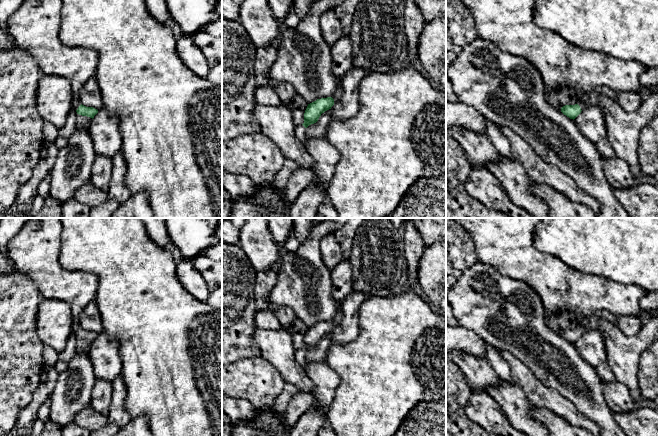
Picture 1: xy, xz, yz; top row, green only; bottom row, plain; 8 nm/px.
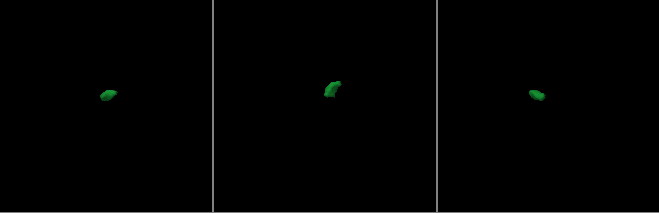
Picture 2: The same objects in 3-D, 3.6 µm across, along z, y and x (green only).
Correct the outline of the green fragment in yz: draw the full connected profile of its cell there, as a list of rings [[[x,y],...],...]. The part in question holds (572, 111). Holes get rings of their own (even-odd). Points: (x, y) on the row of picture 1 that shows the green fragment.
[[[601,86],[596,90],[589,91],[584,102],[579,102],[575,105],[565,105],[561,108],[561,112],[574,120],[585,108],[597,105],[601,95],[617,101],[617,90],[608,86]]]

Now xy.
[[[73,95],[72,108],[76,110],[77,114],[94,118],[98,110],[93,107],[86,107],[80,103],[79,95]]]

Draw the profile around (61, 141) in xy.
[[[71,107],[70,113],[66,119],[66,123],[62,129],[59,129],[58,136],[54,141],[59,150],[68,144],[70,136],[77,130],[76,117],[77,112]]]

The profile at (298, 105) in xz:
[[[297,95],[291,102],[290,105],[287,105],[292,114],[293,122],[296,126],[302,125],[304,123],[304,113],[308,106],[306,100]]]

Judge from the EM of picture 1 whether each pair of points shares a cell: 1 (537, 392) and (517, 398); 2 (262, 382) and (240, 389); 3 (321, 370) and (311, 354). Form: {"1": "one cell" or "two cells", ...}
{"1": "two cells", "2": "one cell", "3": "two cells"}

